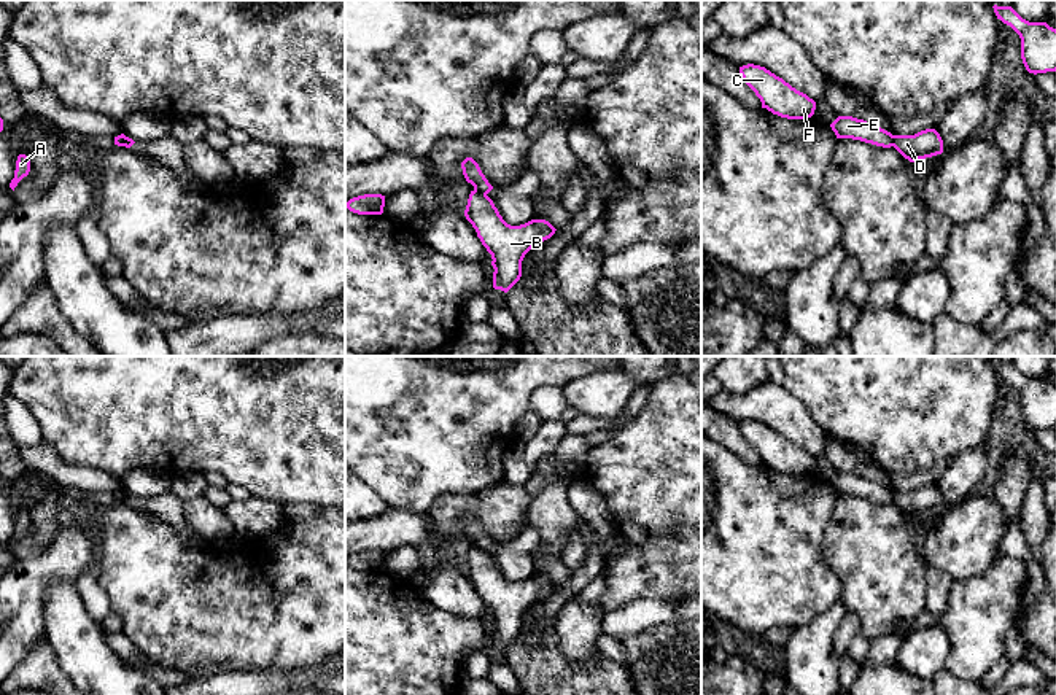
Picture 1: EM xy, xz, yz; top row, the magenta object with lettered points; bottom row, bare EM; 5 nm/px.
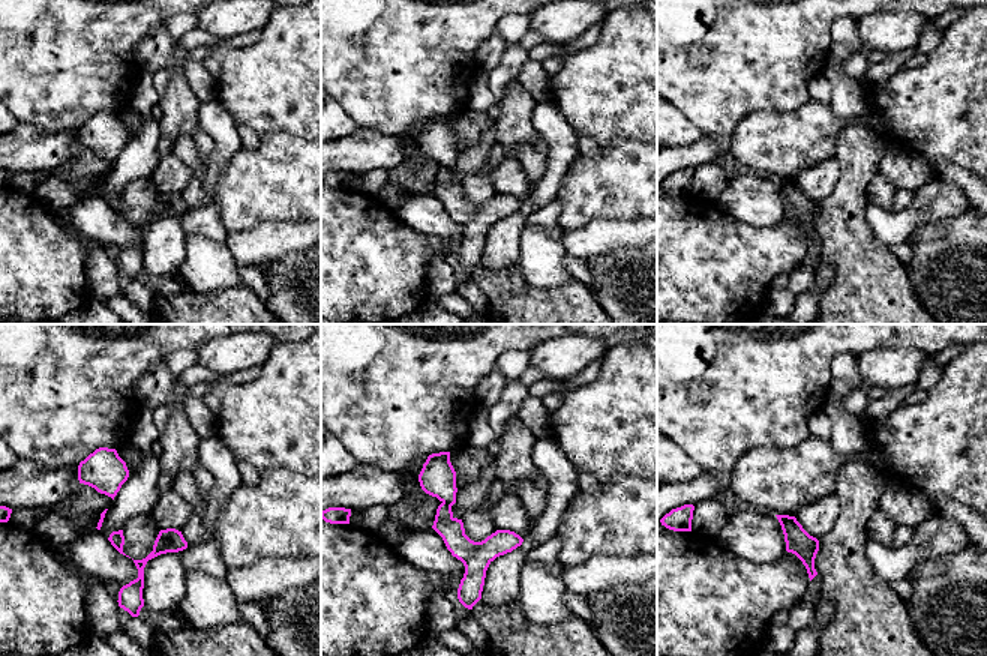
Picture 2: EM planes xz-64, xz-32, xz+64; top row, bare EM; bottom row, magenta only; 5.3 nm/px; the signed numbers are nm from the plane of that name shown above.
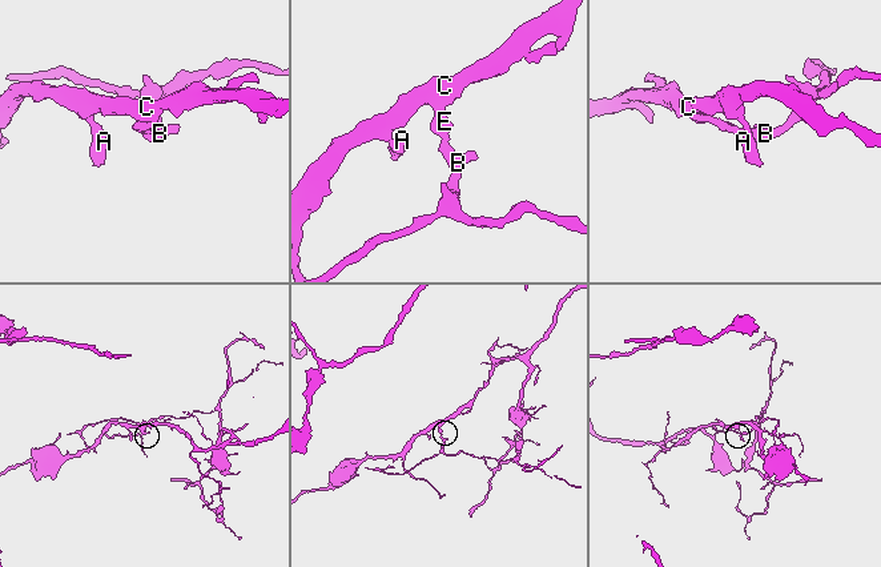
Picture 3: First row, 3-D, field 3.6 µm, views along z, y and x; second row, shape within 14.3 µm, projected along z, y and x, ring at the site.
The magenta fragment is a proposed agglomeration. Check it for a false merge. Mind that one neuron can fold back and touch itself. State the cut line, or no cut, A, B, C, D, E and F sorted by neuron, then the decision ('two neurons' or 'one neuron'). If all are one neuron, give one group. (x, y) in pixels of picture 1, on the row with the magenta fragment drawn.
cut in xz along (474, 188), (485, 194); A C E F / B D; two neurons

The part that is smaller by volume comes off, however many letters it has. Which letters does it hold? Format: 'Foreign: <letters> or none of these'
Foreign: B, D

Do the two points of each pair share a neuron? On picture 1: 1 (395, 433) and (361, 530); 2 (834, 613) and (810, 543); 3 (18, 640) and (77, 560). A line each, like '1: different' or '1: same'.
1: different
2: different
3: same

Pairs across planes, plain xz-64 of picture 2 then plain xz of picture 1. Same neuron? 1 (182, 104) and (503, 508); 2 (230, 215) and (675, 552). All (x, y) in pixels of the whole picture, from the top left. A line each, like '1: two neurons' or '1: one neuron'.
1: two neurons
2: one neuron

